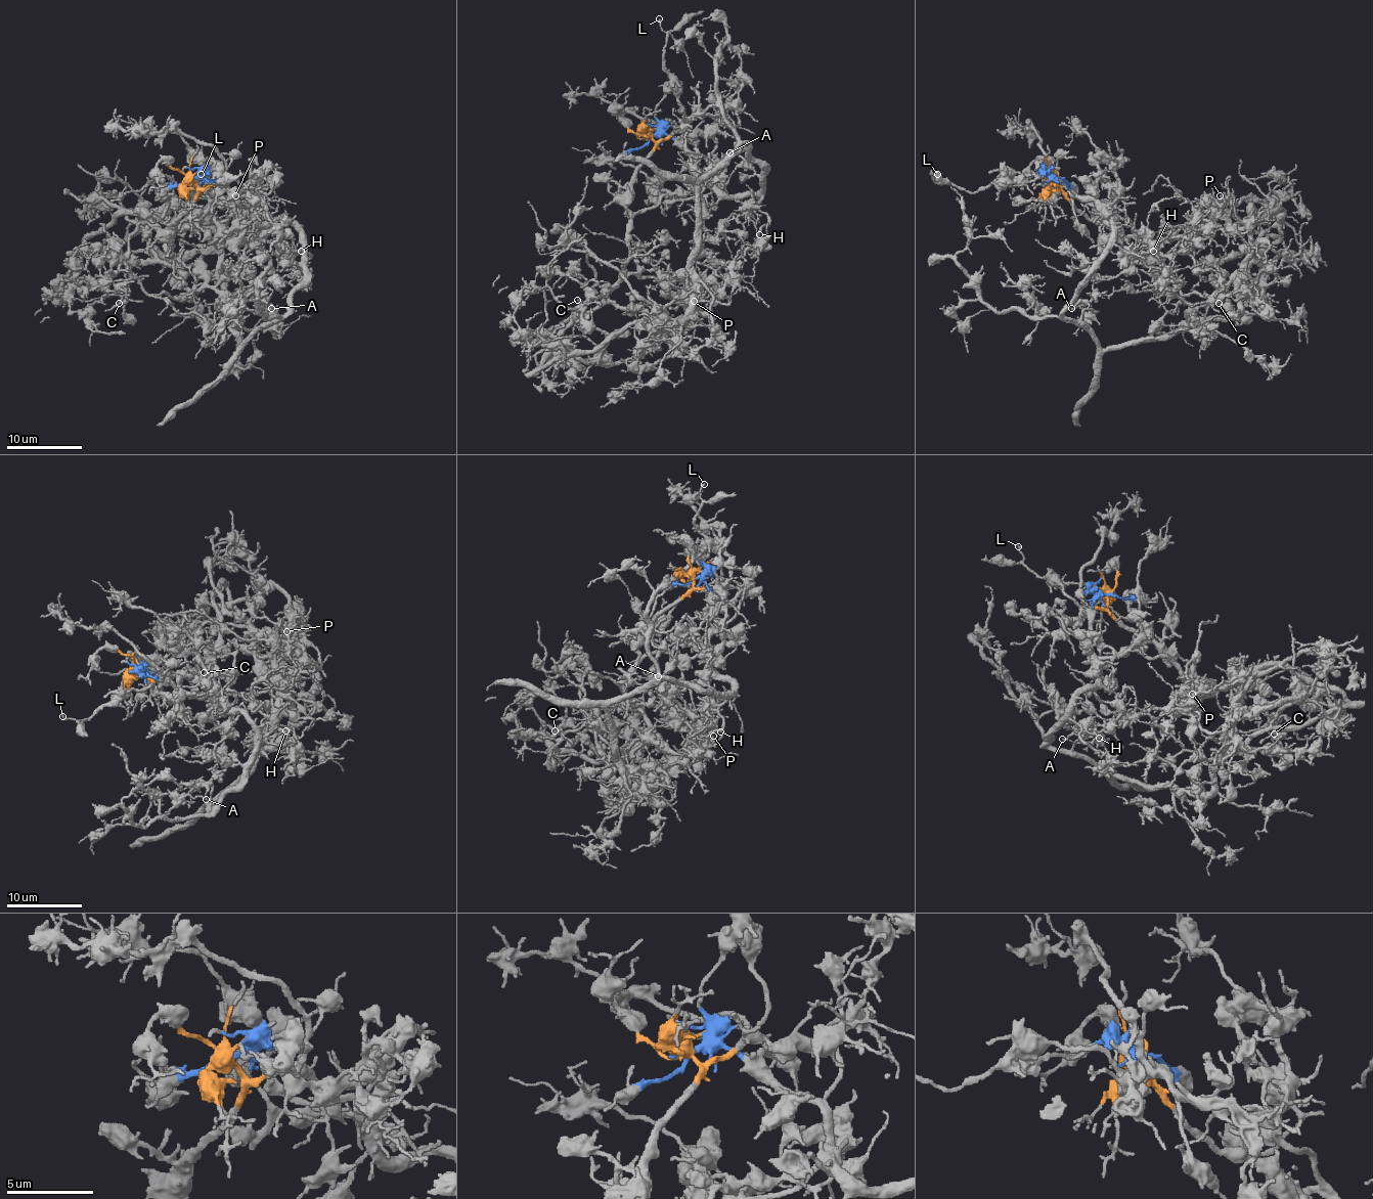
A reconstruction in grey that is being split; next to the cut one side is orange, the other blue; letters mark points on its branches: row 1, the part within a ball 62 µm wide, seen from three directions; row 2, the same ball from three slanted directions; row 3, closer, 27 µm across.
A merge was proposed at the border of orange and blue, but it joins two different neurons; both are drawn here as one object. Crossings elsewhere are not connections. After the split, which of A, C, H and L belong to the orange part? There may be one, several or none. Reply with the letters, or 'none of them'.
C, L

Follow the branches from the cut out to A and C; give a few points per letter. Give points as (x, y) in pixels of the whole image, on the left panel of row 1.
A: (190, 178), (245, 194), (253, 214), (289, 221), (300, 234), (303, 283), (289, 313), (266, 315), (271, 308)
C: (190, 178), (171, 255), (128, 214), (83, 246), (154, 255), (121, 255), (119, 304)

